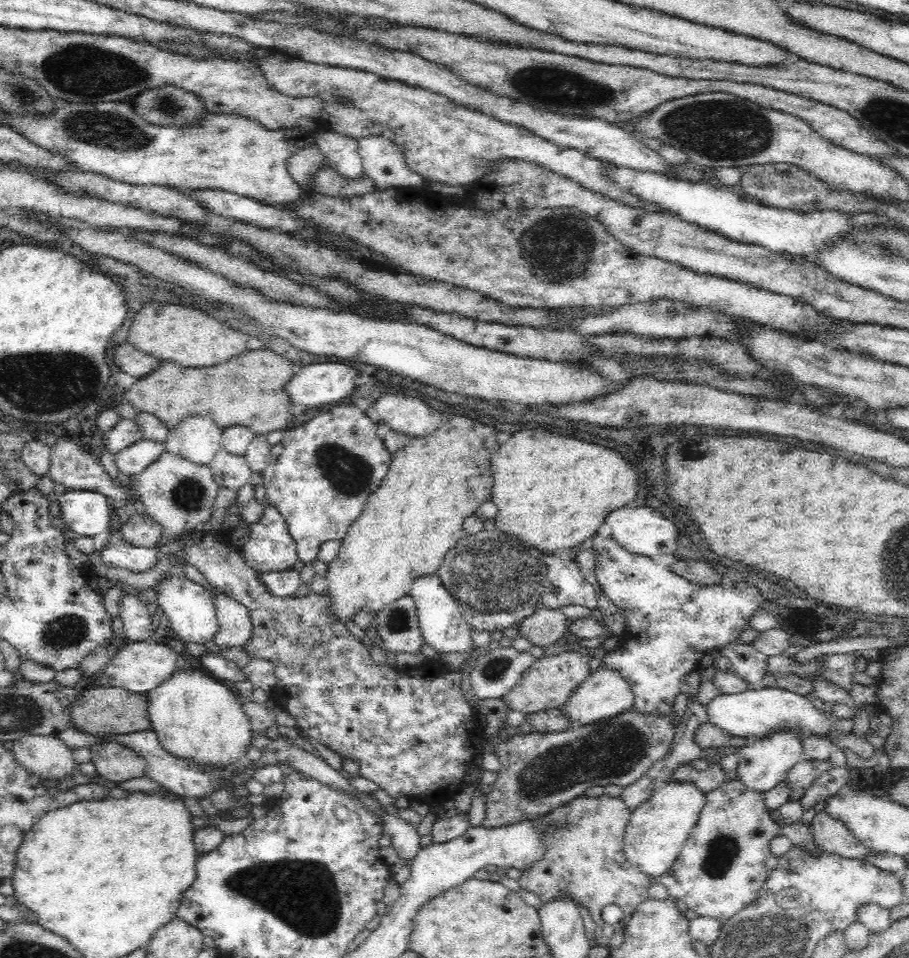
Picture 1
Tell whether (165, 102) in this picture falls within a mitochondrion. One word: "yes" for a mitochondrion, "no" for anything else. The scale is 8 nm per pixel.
yes

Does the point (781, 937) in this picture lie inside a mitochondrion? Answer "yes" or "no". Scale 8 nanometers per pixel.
yes

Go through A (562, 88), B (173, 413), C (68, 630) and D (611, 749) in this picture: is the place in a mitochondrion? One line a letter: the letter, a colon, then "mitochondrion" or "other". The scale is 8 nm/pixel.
A: mitochondrion
B: other
C: mitochondrion
D: mitochondrion

